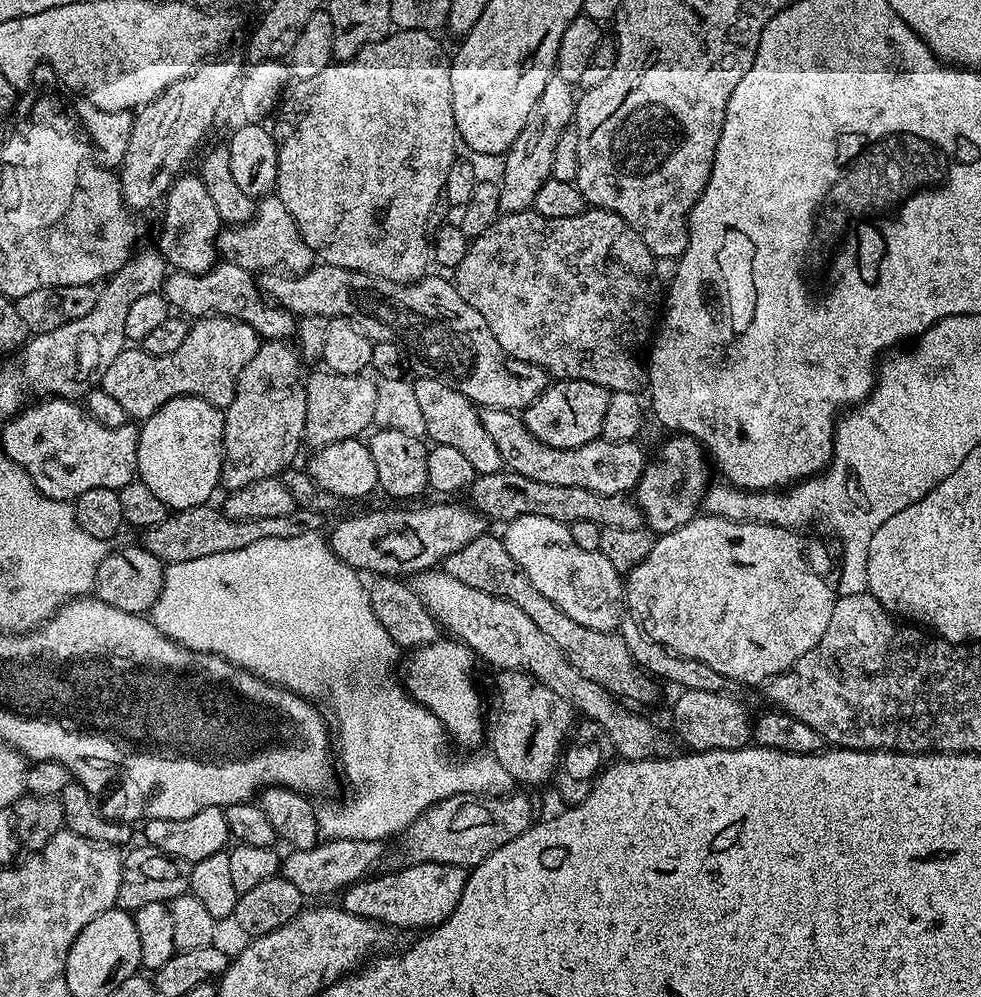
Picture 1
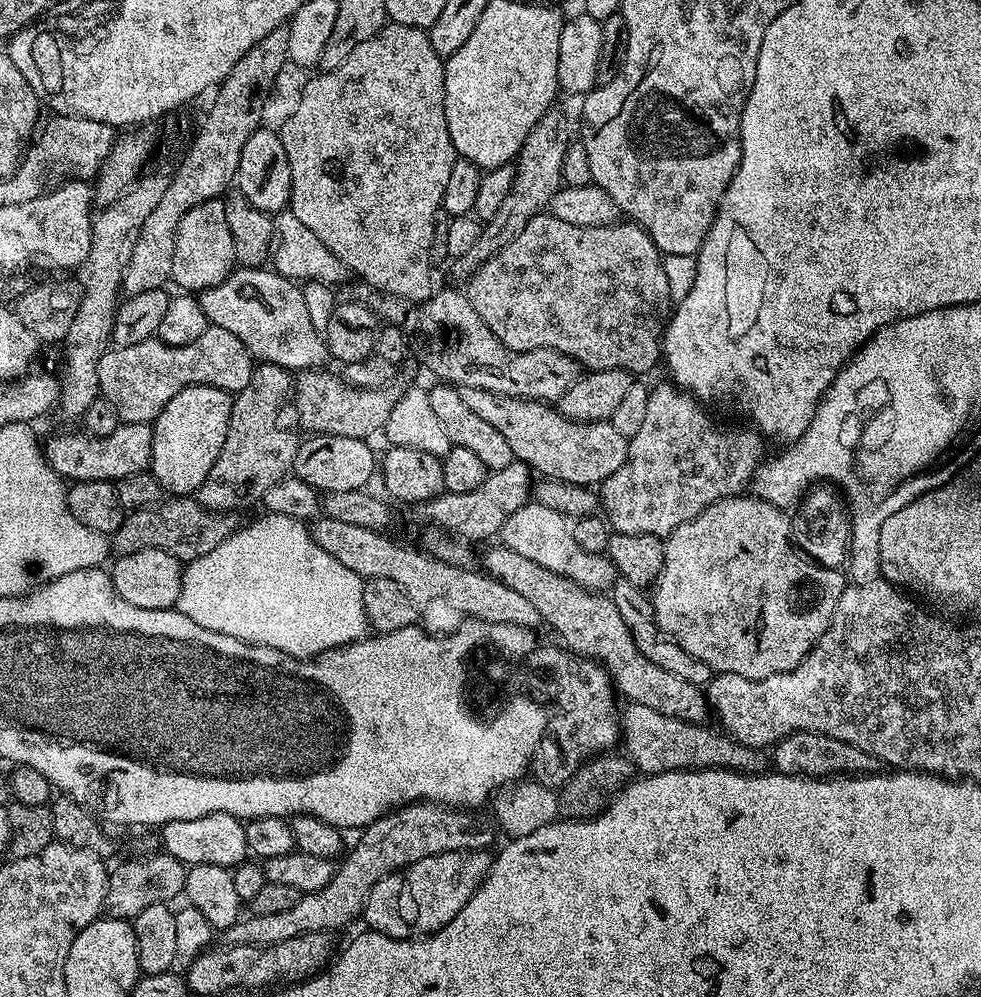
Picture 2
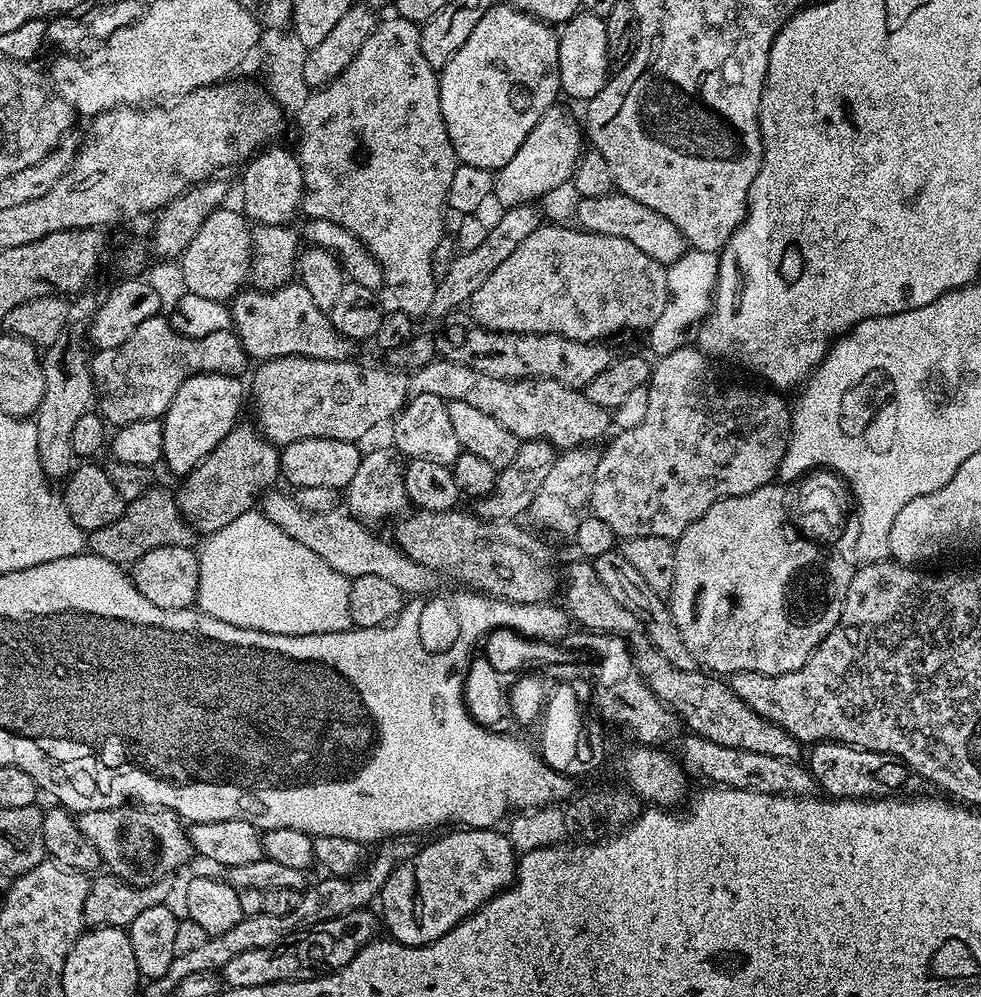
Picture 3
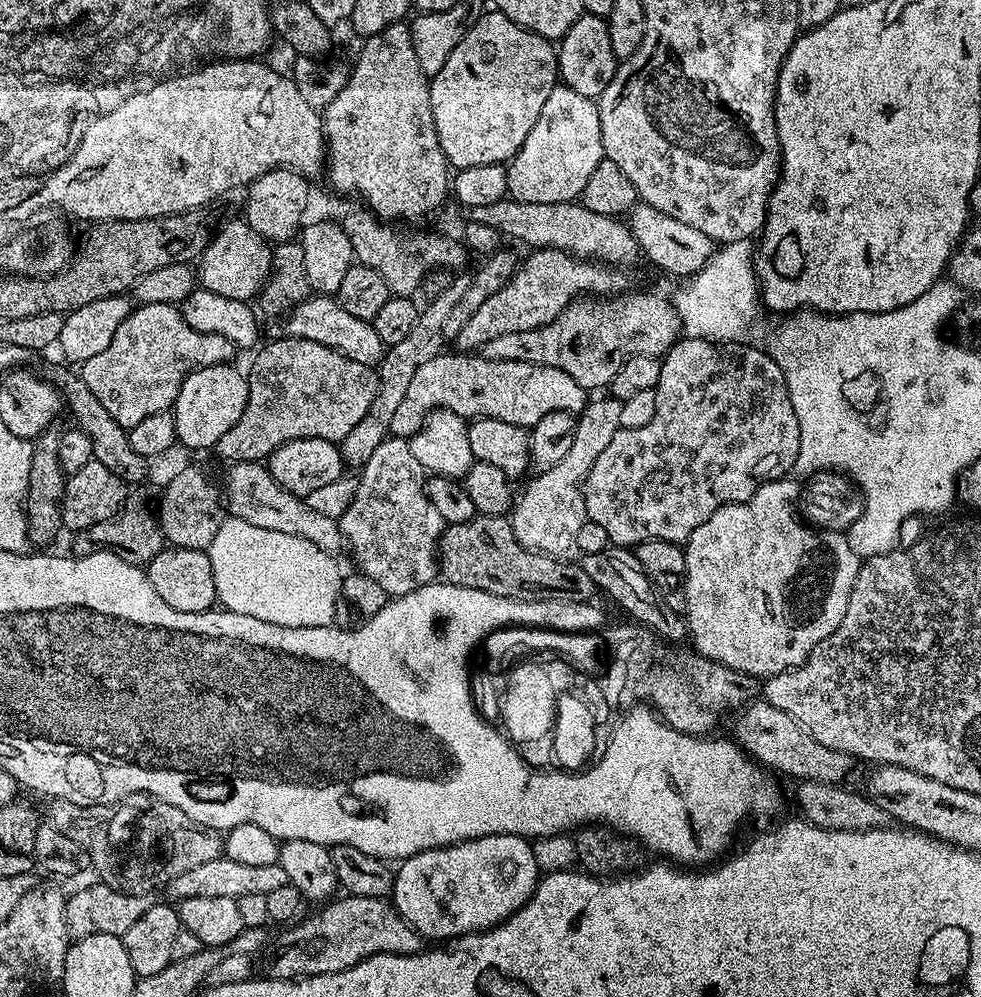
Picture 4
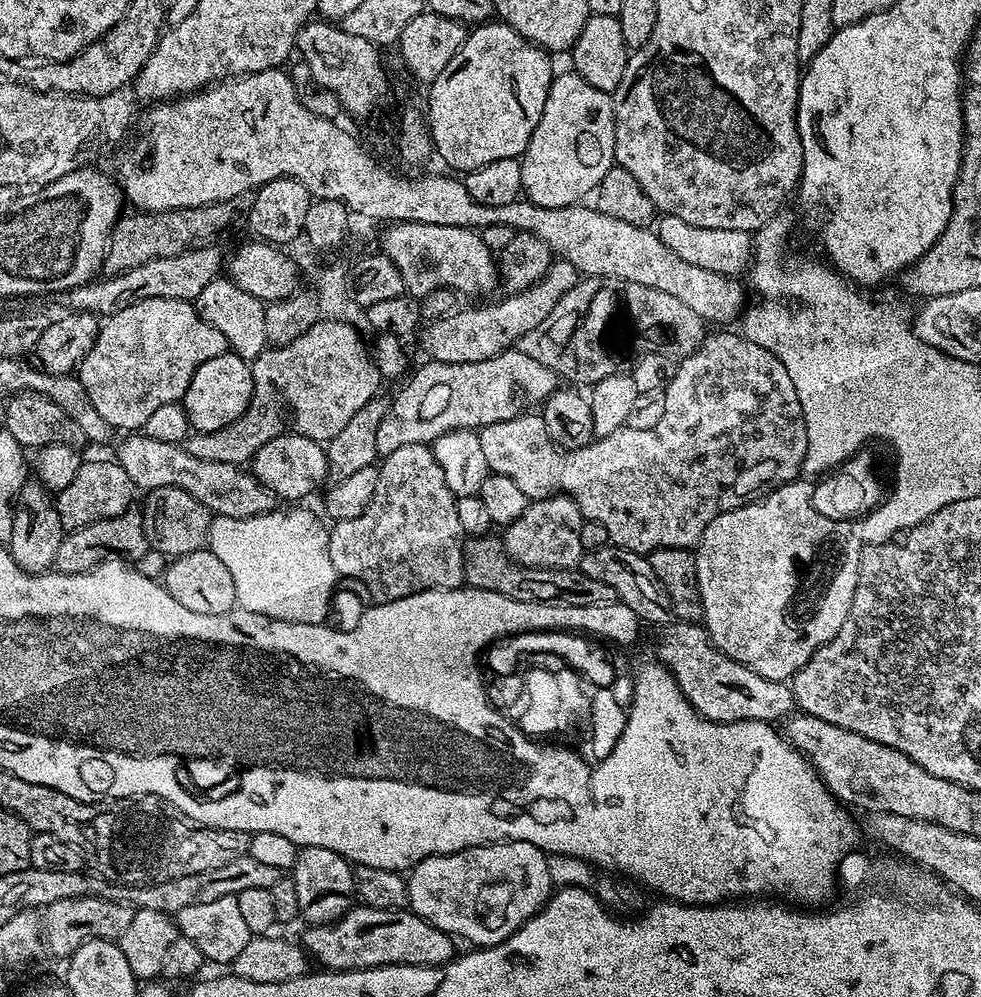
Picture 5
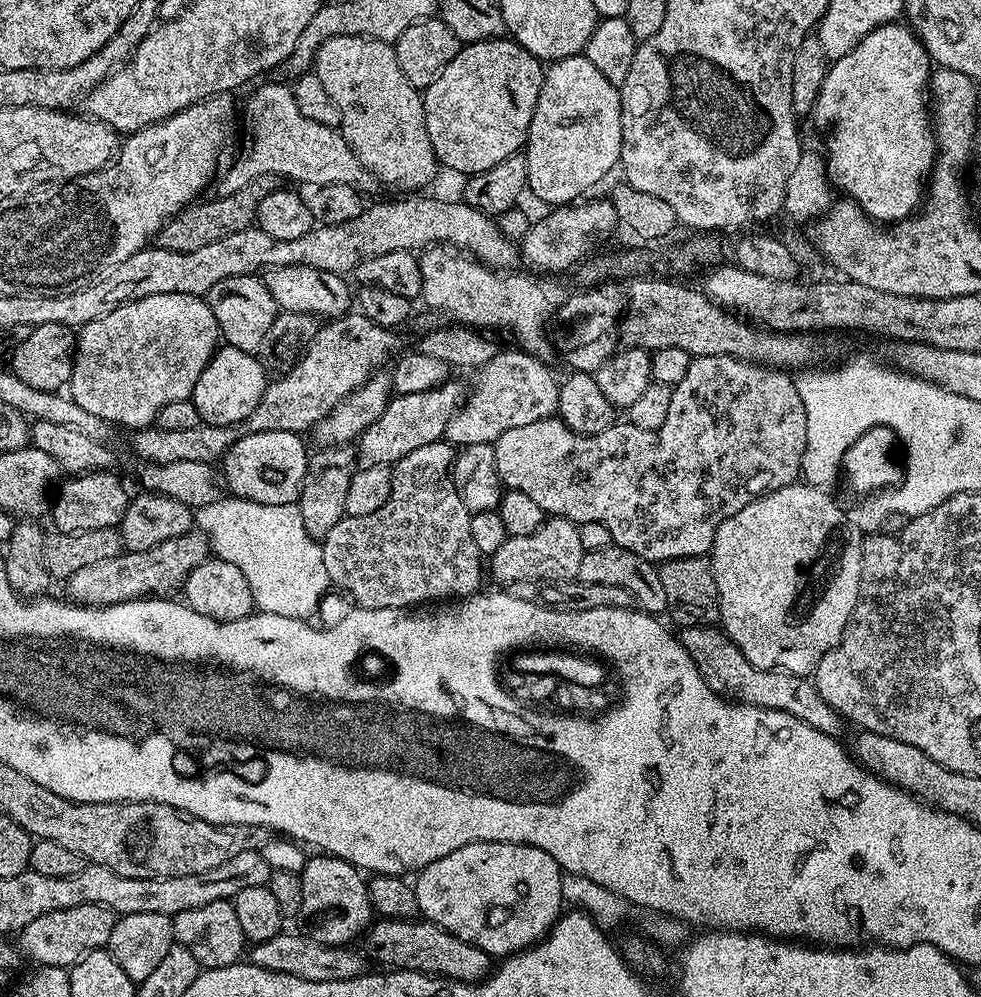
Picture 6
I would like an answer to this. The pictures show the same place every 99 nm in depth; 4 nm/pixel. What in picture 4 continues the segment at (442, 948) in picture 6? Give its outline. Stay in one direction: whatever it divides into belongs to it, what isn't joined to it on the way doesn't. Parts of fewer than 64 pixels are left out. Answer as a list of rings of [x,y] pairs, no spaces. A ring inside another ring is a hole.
[[[344,894],[321,908],[324,908],[321,912],[313,916],[305,915],[299,922],[285,927],[276,945],[274,940],[267,972],[271,979],[294,980],[305,976],[334,974],[350,970],[371,956],[414,954],[425,947],[425,937],[414,931],[387,899]]]

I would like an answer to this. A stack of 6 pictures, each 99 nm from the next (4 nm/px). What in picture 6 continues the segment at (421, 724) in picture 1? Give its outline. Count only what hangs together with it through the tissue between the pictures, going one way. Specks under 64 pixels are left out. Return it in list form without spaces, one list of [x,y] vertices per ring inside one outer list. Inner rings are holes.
[[[221,498],[195,509],[194,524],[208,537],[211,551],[219,559],[234,562],[234,566],[238,566],[238,570],[246,574],[246,582],[250,582],[252,591],[252,603],[259,611],[278,614],[282,618],[307,621],[308,615],[312,611],[313,615],[321,607],[324,594],[330,588],[324,550],[321,541],[306,530],[296,504],[266,506],[262,502]]]

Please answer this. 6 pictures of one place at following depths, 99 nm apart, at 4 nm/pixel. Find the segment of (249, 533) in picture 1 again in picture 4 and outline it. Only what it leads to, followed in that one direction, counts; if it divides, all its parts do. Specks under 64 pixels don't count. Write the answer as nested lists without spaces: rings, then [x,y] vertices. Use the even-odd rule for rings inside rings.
[[[136,486],[129,491],[124,509],[106,522],[98,522],[98,526],[90,526],[86,530],[75,533],[71,551],[76,556],[88,556],[91,552],[107,550],[121,553],[126,562],[146,566],[165,547],[166,541],[160,529],[158,515],[158,496],[148,486]]]

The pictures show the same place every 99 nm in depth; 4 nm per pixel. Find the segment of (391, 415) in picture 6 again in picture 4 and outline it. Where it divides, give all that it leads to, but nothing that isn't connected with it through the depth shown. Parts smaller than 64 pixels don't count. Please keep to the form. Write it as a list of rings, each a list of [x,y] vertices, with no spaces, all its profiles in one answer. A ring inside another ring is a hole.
[[[438,354],[414,370],[414,378],[390,422],[393,437],[407,438],[419,432],[425,418],[436,408],[449,408],[465,418],[498,418],[530,430],[551,412],[583,412],[590,399],[586,389],[578,386],[570,374],[554,370],[554,366],[491,360],[483,354],[455,355]]]

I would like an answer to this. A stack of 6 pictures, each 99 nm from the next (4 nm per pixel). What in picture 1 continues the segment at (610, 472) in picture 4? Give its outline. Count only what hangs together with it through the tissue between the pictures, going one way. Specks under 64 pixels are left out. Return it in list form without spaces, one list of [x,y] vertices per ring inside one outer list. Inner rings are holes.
[[[672,434],[667,437],[669,440],[660,448],[656,460],[649,459],[644,465],[644,472],[634,489],[634,499],[642,510],[645,525],[657,534],[673,532],[678,526],[686,526],[701,511],[704,502],[704,493],[709,487],[708,472],[704,469],[704,456],[706,449],[698,443],[693,436],[683,434]]]

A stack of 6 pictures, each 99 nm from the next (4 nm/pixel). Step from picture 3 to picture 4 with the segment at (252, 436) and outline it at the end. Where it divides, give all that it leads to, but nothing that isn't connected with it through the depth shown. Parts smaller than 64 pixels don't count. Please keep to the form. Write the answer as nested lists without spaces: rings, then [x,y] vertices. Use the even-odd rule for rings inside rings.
[[[184,468],[158,496],[160,529],[165,541],[174,548],[207,550],[226,518],[226,505],[221,489],[200,468]]]

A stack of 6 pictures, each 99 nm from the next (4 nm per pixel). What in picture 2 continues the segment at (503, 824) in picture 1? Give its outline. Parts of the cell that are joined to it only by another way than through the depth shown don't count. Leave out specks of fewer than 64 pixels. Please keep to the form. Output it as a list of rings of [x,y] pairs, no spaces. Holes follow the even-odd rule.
[[[413,802],[385,812],[359,833],[360,841],[347,849],[346,855],[339,861],[334,878],[322,886],[322,890],[303,893],[300,900],[294,902],[293,908],[285,910],[283,914],[245,915],[229,928],[223,929],[223,943],[271,948],[273,944],[286,942],[286,938],[311,932],[332,934],[335,928],[344,928],[351,920],[359,921],[364,915],[370,890],[374,890],[374,886],[391,872],[398,872],[434,854],[491,849],[492,832],[487,822],[476,815],[480,814],[431,802]]]

